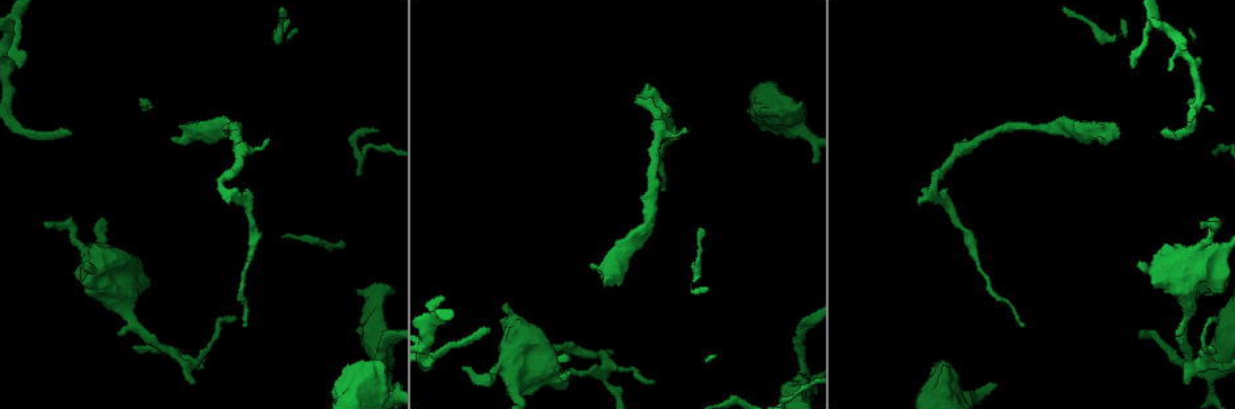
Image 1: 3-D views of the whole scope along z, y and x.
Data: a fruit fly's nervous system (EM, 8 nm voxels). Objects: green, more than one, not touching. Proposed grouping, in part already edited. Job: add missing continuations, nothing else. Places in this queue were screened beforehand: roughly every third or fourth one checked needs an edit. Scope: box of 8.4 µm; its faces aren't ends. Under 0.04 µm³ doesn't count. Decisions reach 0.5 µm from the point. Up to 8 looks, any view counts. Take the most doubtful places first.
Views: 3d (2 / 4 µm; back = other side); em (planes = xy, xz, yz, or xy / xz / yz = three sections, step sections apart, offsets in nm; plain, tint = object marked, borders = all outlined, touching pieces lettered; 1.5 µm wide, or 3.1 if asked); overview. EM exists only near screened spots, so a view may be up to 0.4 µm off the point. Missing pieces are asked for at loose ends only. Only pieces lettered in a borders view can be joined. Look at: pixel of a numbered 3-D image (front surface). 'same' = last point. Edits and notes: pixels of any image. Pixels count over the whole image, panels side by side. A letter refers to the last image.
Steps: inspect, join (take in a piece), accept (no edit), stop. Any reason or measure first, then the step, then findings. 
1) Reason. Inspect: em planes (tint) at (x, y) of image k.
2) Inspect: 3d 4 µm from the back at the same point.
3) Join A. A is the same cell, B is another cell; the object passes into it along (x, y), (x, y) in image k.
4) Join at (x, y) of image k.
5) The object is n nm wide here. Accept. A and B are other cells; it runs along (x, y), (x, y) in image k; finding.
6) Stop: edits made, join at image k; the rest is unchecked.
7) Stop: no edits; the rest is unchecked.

An open end. Inspect: 3d 2 µm at (489, 331) of image 1.

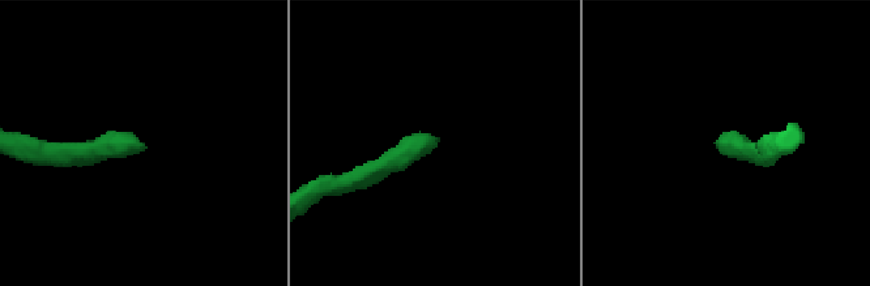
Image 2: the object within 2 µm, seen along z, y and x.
Need the tissue. Inspect: em planes (borders) at (138, 151) of image 2.

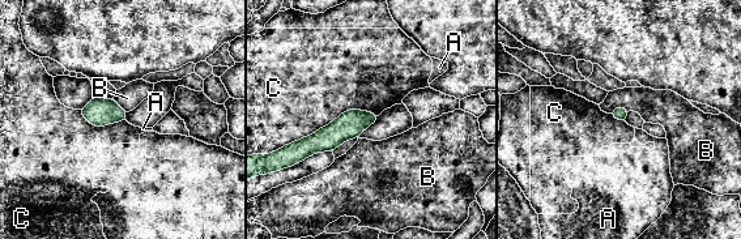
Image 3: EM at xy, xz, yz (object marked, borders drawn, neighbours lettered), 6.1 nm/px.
Accept. A, B and C are other cells; it runs along (373, 116), (298, 148) in image 3; none of them fits.

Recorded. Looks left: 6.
An open end. Inspect: 3d 4 µm at (1153, 285) of image 1.

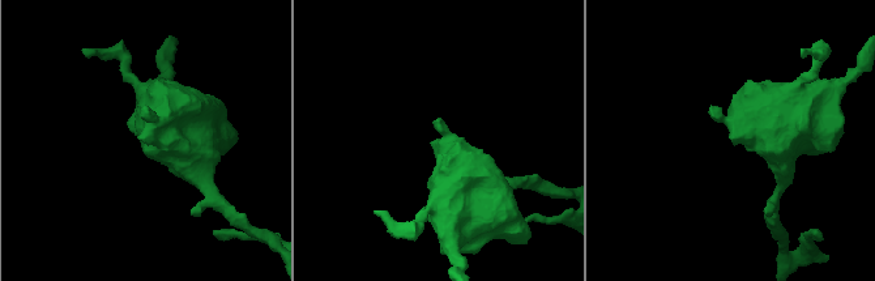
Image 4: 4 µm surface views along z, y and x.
Inspect: em xy step 8 (borders) at (433, 142) of image 4.

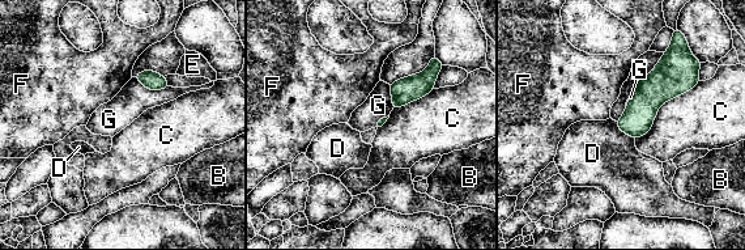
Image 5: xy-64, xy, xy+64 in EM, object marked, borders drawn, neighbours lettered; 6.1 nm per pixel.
Inspect: em planes (borders) at the same point.

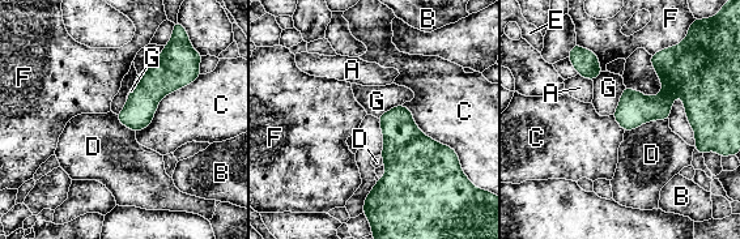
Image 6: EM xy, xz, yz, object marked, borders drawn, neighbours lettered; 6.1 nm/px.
Accept. A, B, C, D, E, F and G are other cells; it runs along (702, 107), (671, 93), (617, 115) in image 6; none of them fits.

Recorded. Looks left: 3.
Branch stops here. Inspect: 3d 2 µm at (18, 66) of image 1.

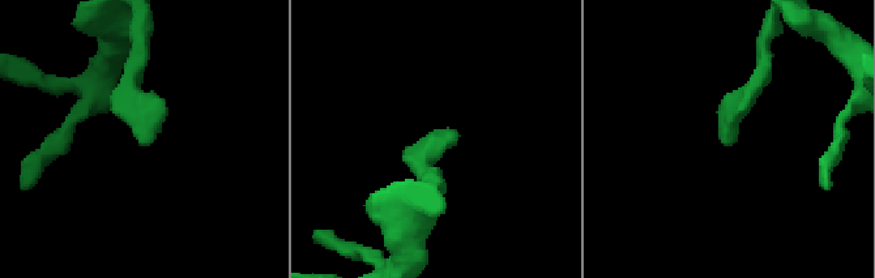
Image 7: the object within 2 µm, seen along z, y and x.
Inspect: em planes (borders) at (722, 143) of image 7.

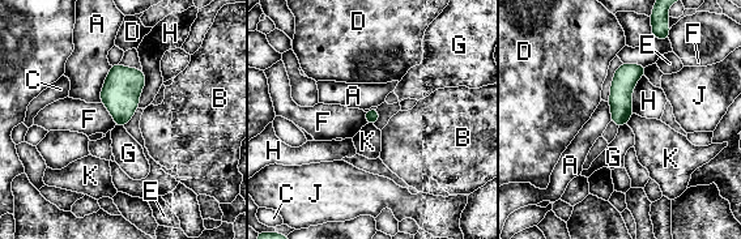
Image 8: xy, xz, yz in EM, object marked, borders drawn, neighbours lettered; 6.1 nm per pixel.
The object is 80 nm wide here. Accept. A, B, C, D, E, F, G, H, J and K are other cells; a border runs along (111, 65), (101, 92), (101, 102) in image 8; none of them fits.

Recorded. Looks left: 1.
Stop: no edits; the rest is unchecked.

